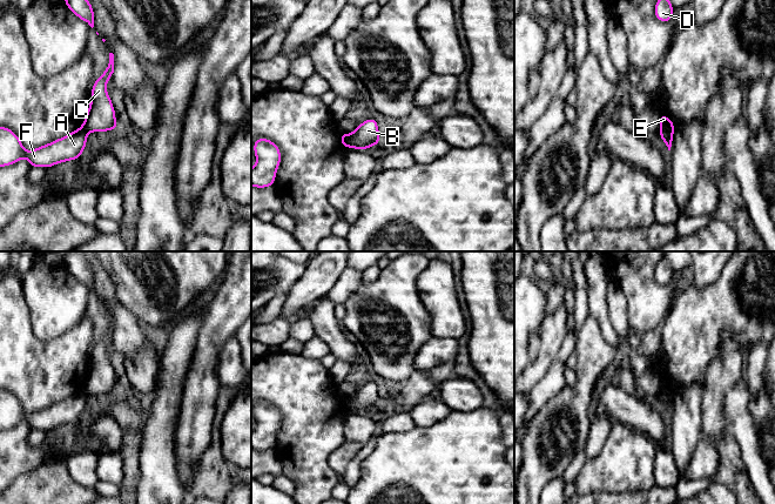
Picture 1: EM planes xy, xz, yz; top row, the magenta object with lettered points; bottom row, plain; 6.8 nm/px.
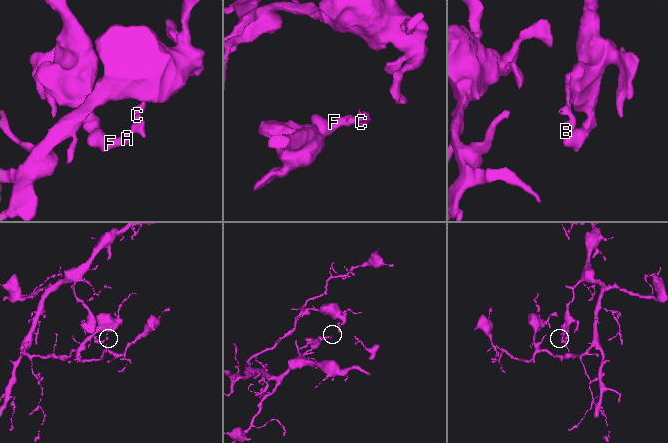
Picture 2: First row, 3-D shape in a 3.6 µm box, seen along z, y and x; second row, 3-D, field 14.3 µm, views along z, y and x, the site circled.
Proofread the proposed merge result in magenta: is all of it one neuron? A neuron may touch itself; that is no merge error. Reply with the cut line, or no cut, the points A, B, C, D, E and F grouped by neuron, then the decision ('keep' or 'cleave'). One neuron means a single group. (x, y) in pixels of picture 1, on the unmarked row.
cut in xz along (348, 398), (348, 407), (345, 409); A F / B C D E; cleave

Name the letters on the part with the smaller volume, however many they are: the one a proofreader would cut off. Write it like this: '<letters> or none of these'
B, C, D, E

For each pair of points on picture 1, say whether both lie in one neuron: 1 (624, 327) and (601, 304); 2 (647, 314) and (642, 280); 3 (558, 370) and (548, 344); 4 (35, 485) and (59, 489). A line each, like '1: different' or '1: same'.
1: different
2: same
3: different
4: same

